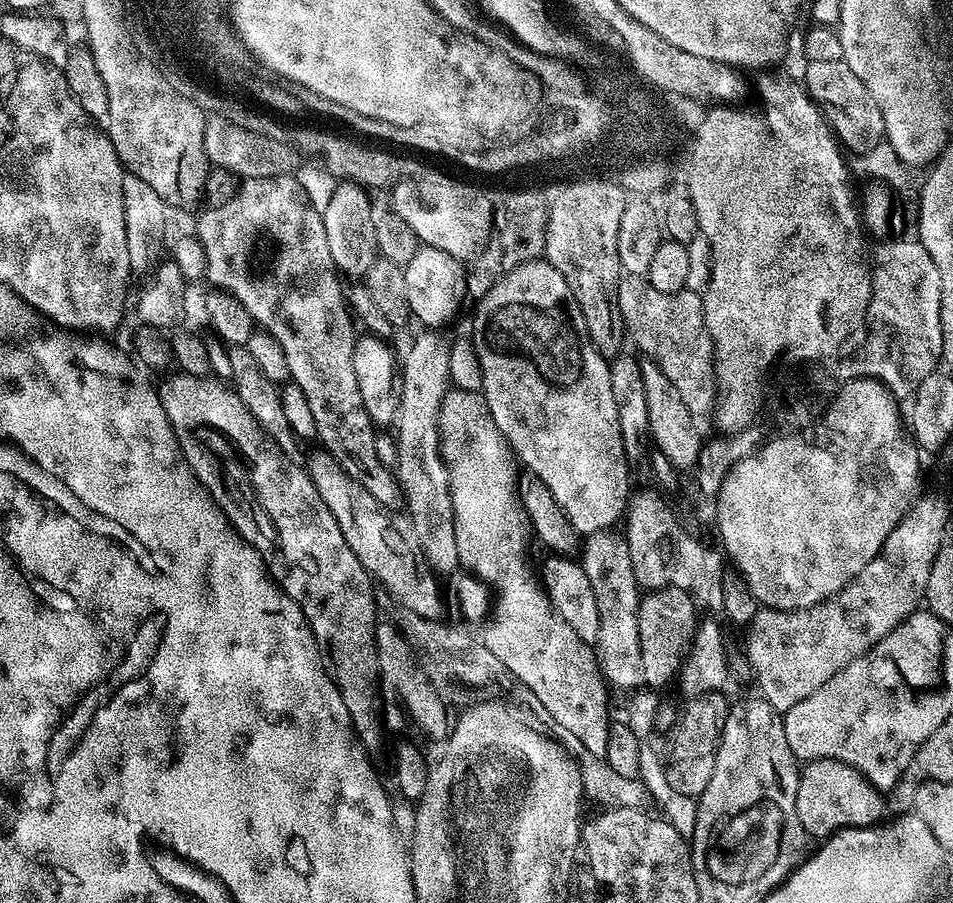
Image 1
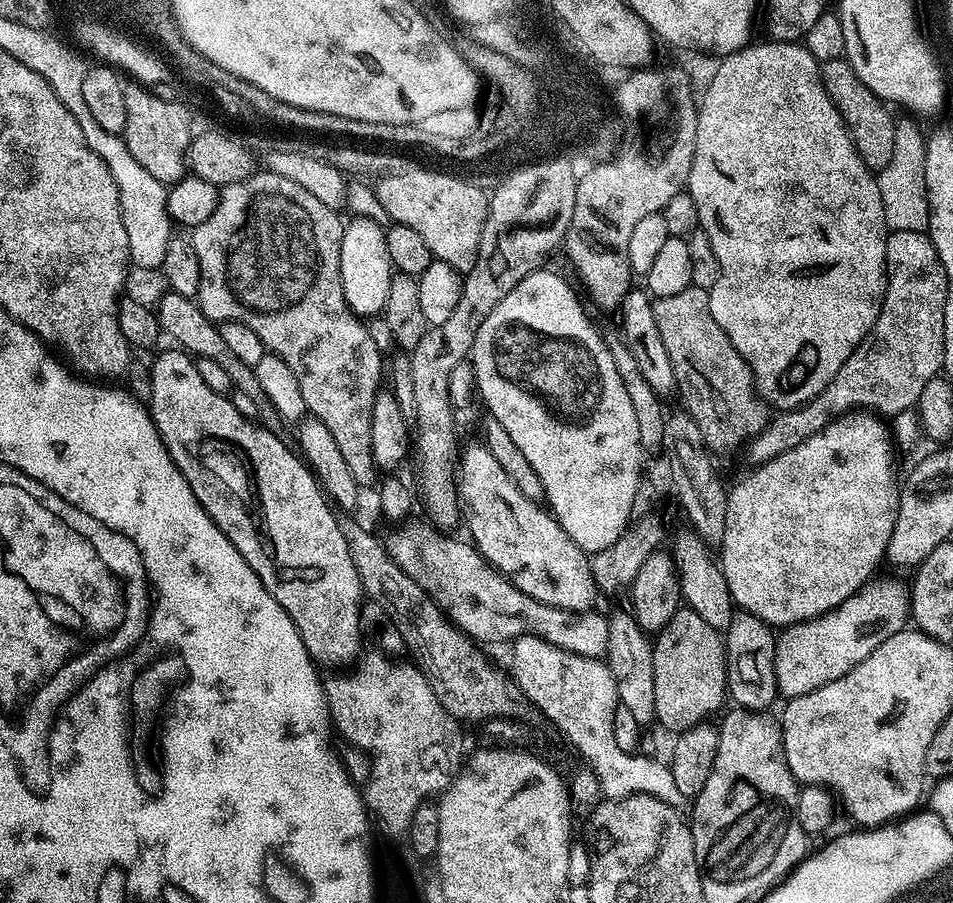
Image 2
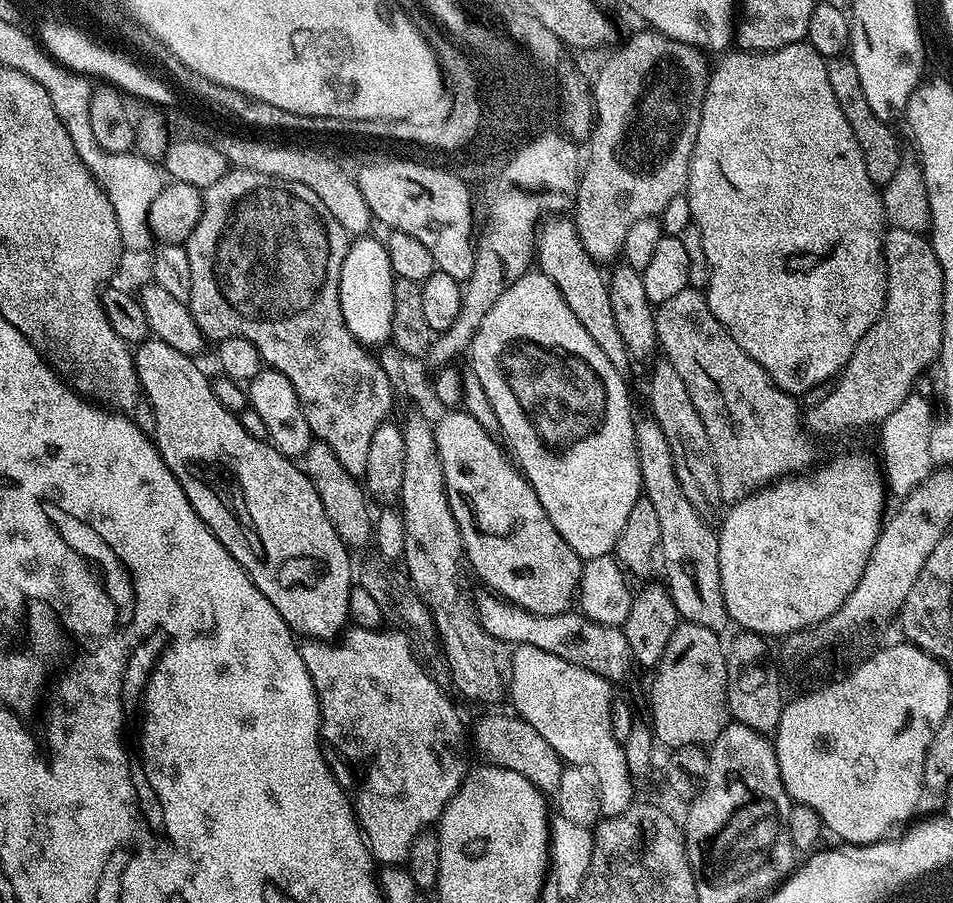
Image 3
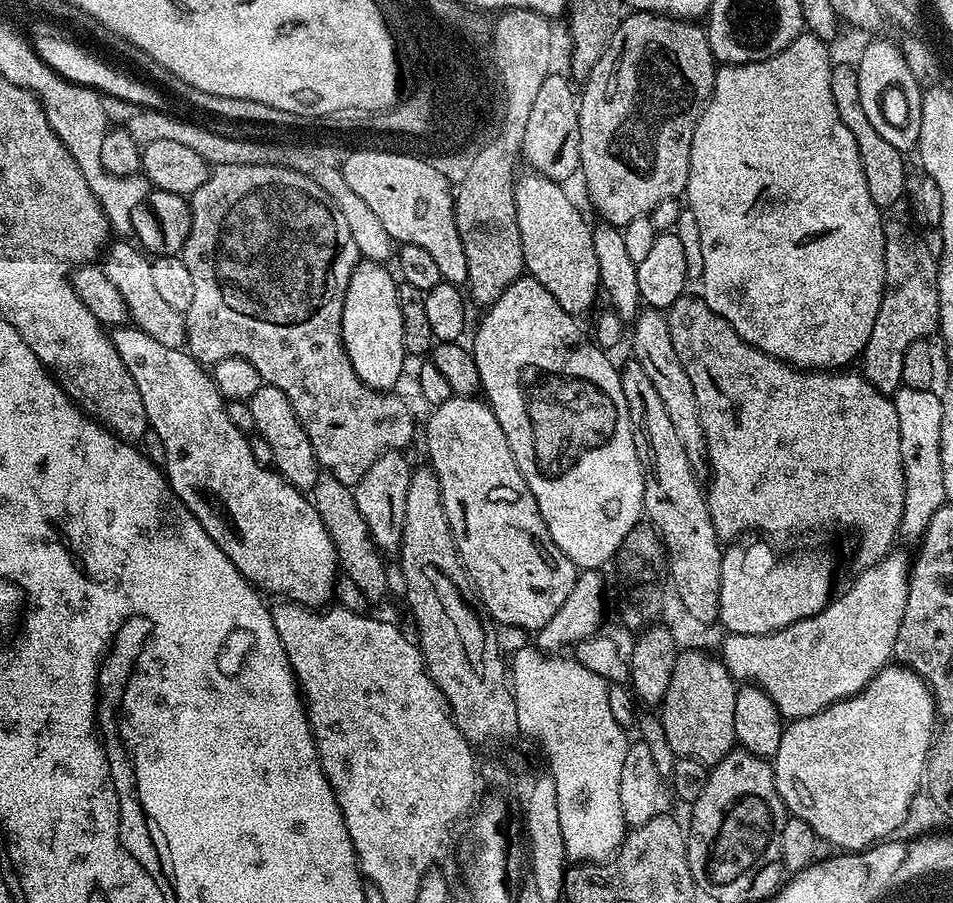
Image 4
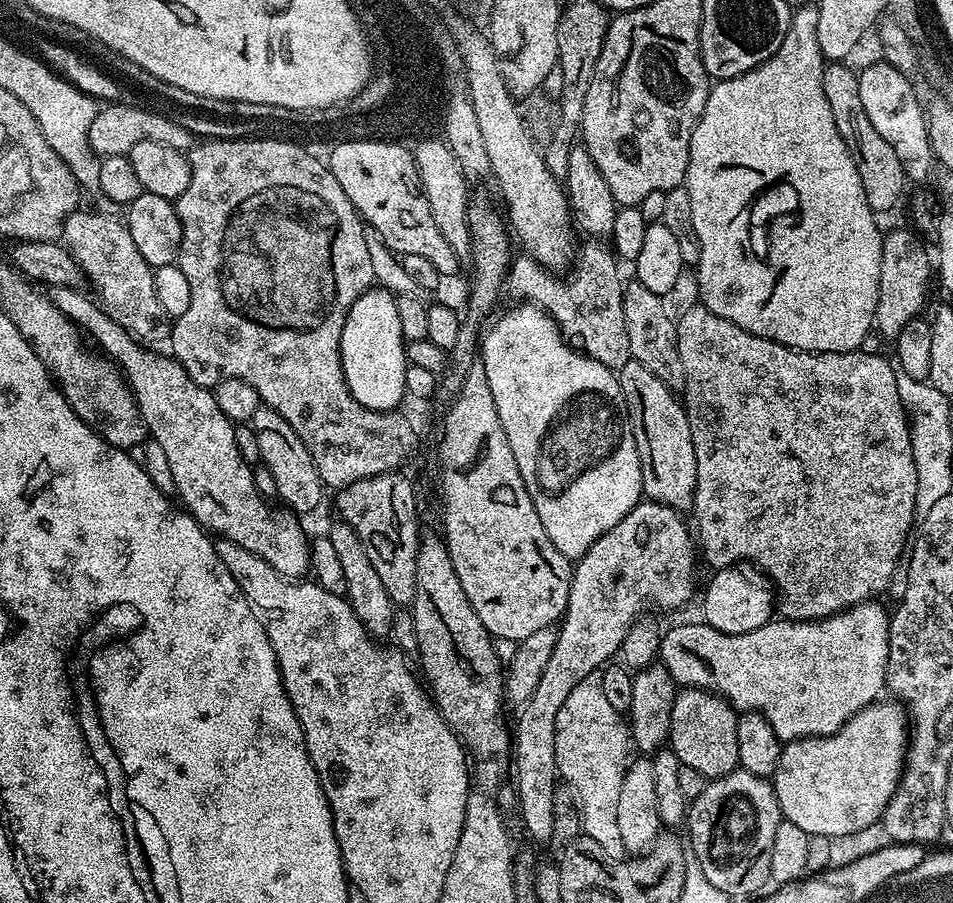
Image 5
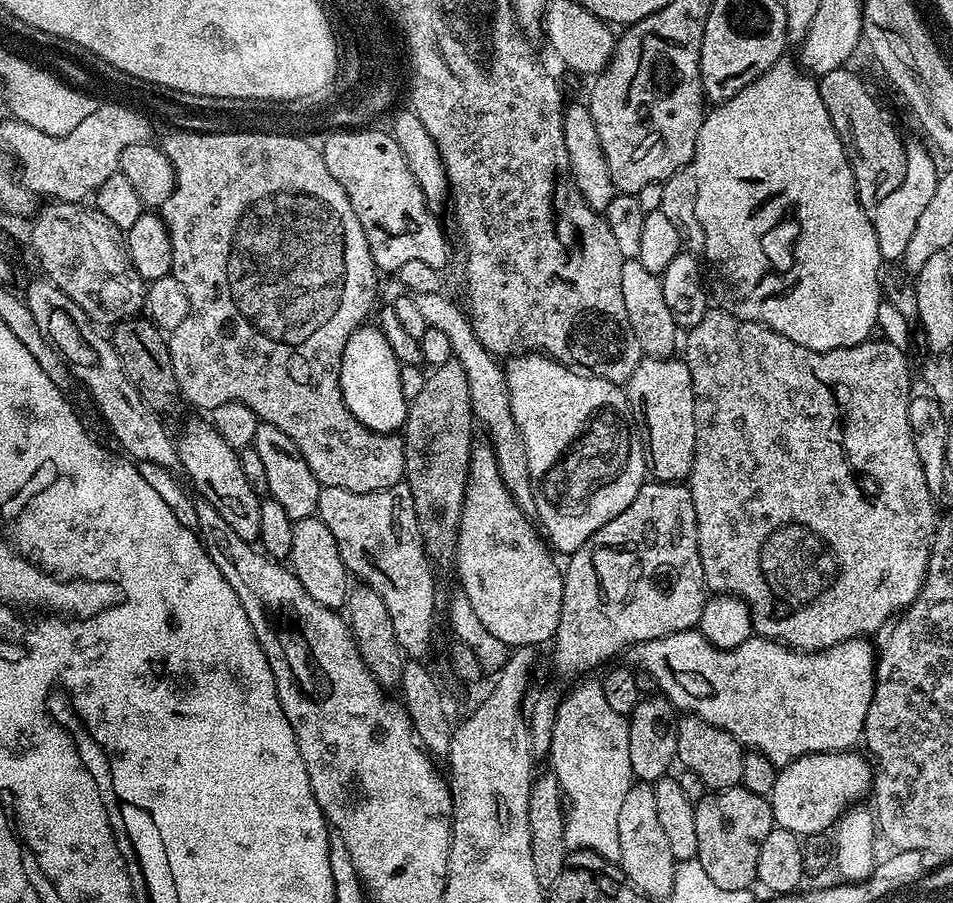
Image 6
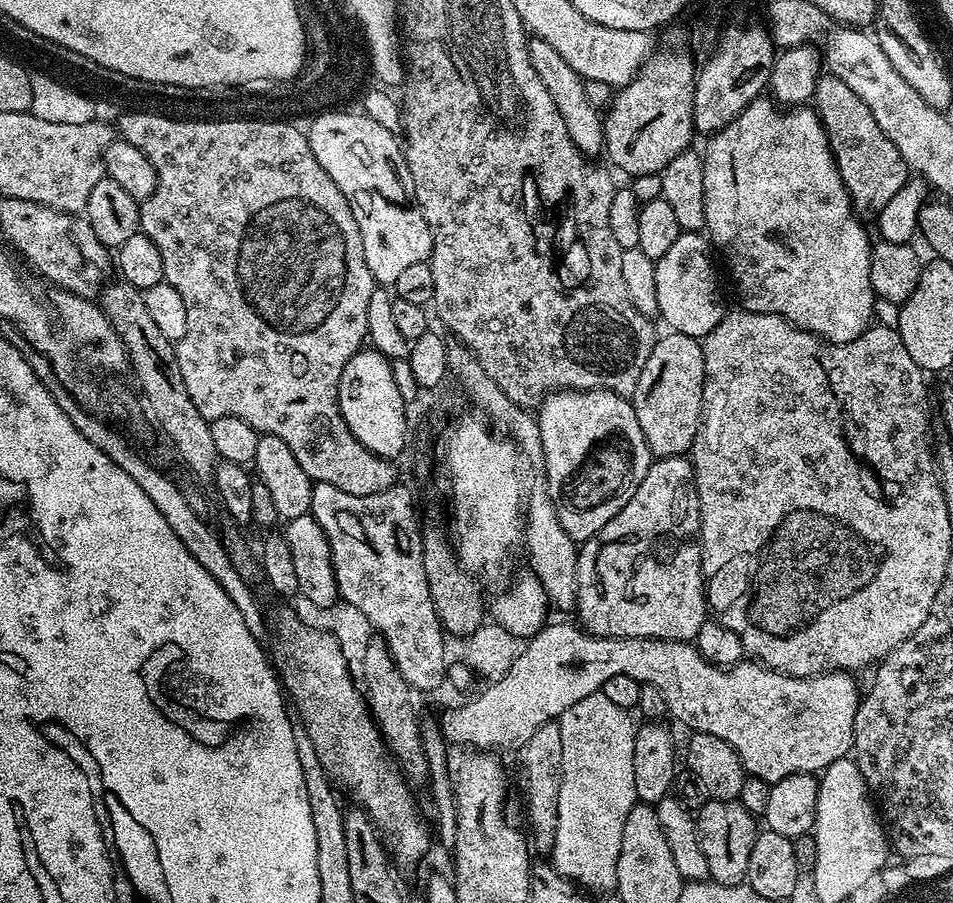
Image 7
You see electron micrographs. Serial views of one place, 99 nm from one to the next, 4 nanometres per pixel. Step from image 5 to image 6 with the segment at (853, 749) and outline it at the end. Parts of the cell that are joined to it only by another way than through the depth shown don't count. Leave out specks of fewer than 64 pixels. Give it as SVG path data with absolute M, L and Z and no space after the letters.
M849 750L846 752L819 752L818 754L810 754L809 756L800 756L797 760L791 760L790 763L783 765L776 773L776 781L774 782L773 790L770 795L770 803L772 806L772 818L777 828L785 828L790 830L798 837L806 837L819 832L827 833L829 829L835 825L836 821L848 811L849 808L853 807L854 802L859 796L867 797L872 787L872 766L871 763L863 755L859 756L859 751Z

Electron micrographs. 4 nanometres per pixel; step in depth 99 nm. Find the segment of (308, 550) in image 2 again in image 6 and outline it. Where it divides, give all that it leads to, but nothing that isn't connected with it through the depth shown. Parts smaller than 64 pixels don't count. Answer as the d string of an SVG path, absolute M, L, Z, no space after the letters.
M207 419L192 420L188 424L188 437L179 441L180 468L188 471L192 479L191 487L197 488L199 499L210 502L226 523L238 534L238 538L249 542L255 541L259 534L259 508L261 497L256 496L250 488L246 477L242 474L242 466L239 464L239 451L232 448L218 434Z

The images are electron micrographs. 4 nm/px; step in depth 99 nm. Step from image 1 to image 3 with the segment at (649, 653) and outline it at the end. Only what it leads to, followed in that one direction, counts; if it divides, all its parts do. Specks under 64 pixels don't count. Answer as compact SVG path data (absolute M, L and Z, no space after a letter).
M677 624L666 654L654 669L650 727L653 737L668 749L710 746L730 723L726 644L716 635L717 629L706 624Z

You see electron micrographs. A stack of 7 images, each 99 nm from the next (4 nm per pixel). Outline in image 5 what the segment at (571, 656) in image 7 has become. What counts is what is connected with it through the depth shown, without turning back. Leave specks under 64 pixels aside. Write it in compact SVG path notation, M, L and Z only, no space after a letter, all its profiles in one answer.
M865 602L855 604L845 612L838 612L835 616L827 616L824 620L786 620L783 618L773 618L767 624L758 626L758 630L750 630L746 634L722 634L714 630L710 625L703 622L697 624L680 624L677 628L672 628L663 633L660 641L660 651L658 655L659 663L676 681L677 685L686 688L704 688L708 692L715 692L718 696L723 696L733 708L741 713L757 712L764 716L766 722L773 727L774 734L781 742L789 740L801 740L807 736L829 736L838 731L854 714L858 714L868 705L877 703L881 699L880 691L885 691L886 666L888 665L888 621L890 619L889 609L884 609L880 602Z

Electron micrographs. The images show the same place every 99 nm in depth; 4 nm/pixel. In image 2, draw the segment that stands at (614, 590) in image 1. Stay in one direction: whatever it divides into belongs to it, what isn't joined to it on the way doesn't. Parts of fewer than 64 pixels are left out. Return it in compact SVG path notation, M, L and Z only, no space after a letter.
M631 611L616 612L607 617L608 651L606 663L616 683L616 698L619 707L634 714L634 722L648 726L656 719L654 710L654 660L652 640L640 629Z

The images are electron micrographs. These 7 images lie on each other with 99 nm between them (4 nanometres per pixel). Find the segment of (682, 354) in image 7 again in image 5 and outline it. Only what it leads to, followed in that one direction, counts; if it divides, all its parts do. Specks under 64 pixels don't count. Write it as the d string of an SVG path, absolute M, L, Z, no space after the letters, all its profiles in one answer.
M630 359L618 369L618 379L628 407L634 442L638 446L643 495L677 510L691 509L698 462L694 458L694 438L690 438L688 409L666 382L636 360Z

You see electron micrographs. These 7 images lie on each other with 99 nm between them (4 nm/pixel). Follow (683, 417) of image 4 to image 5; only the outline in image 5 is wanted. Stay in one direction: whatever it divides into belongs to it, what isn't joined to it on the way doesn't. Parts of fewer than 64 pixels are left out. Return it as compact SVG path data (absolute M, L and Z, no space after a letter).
M635 280L629 281L624 287L623 316L626 318L632 359L666 382L668 388L680 390L685 384L685 375L678 355L677 328L675 319L670 316L664 303L663 297L651 293Z

